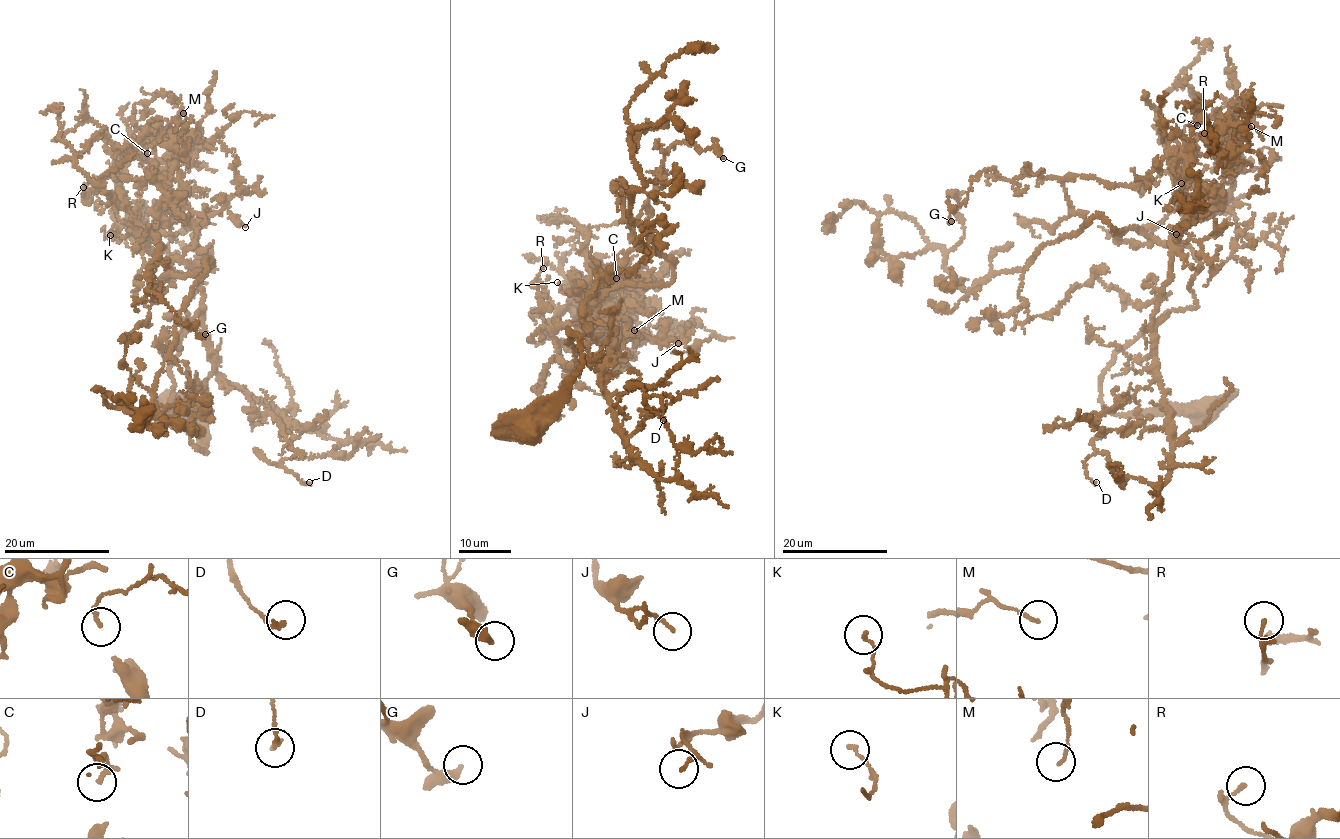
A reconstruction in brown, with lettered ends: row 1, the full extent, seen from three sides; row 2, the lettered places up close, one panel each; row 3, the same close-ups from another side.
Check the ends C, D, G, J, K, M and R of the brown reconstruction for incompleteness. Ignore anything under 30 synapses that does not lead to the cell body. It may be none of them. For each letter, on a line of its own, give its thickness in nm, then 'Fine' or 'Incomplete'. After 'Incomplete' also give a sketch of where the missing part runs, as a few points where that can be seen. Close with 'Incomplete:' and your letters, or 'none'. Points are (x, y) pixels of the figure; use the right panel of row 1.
C: Thickness 170 nm. Fine
D: Thickness 170 nm. Fine
G: Thickness 400 nm. Fine
J: Thickness 90 nm. Fine
K: Thickness 120 nm. Fine
M: Thickness 130 nm. Fine
R: Thickness 100 nm. Fine
Incomplete: none

